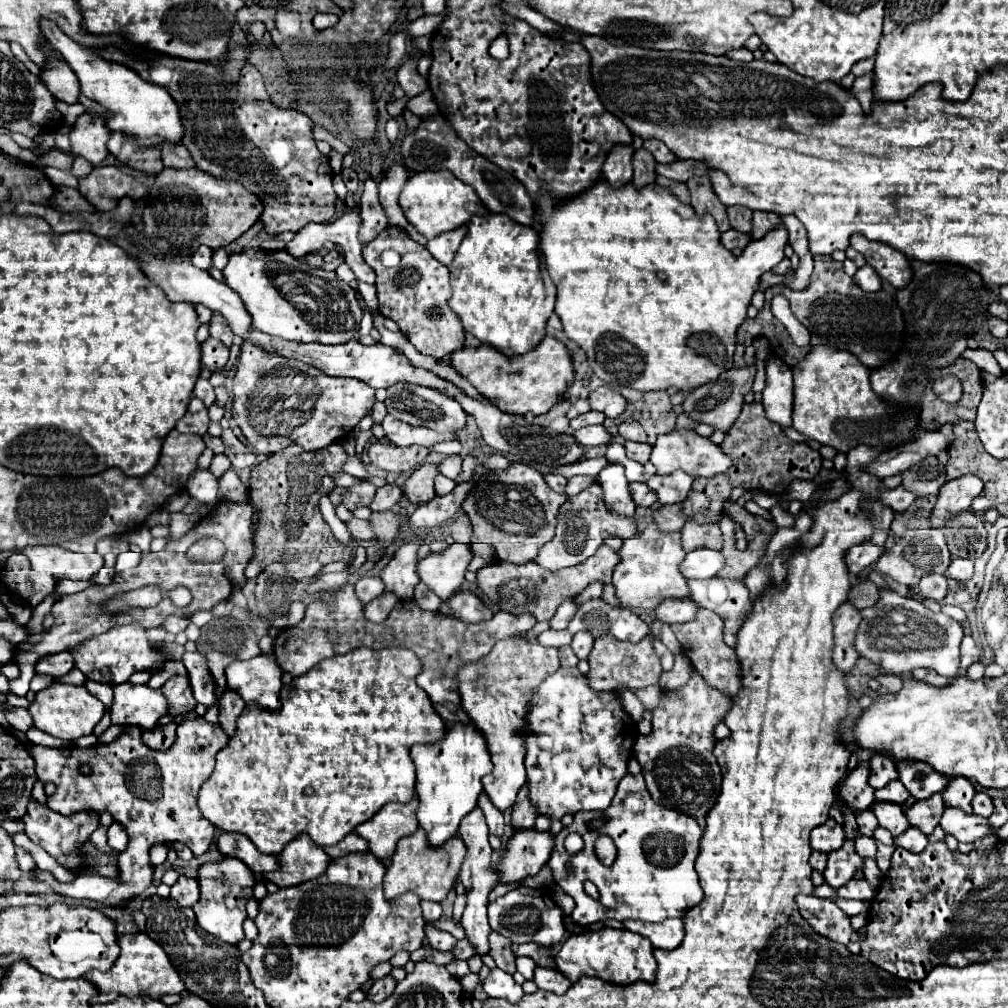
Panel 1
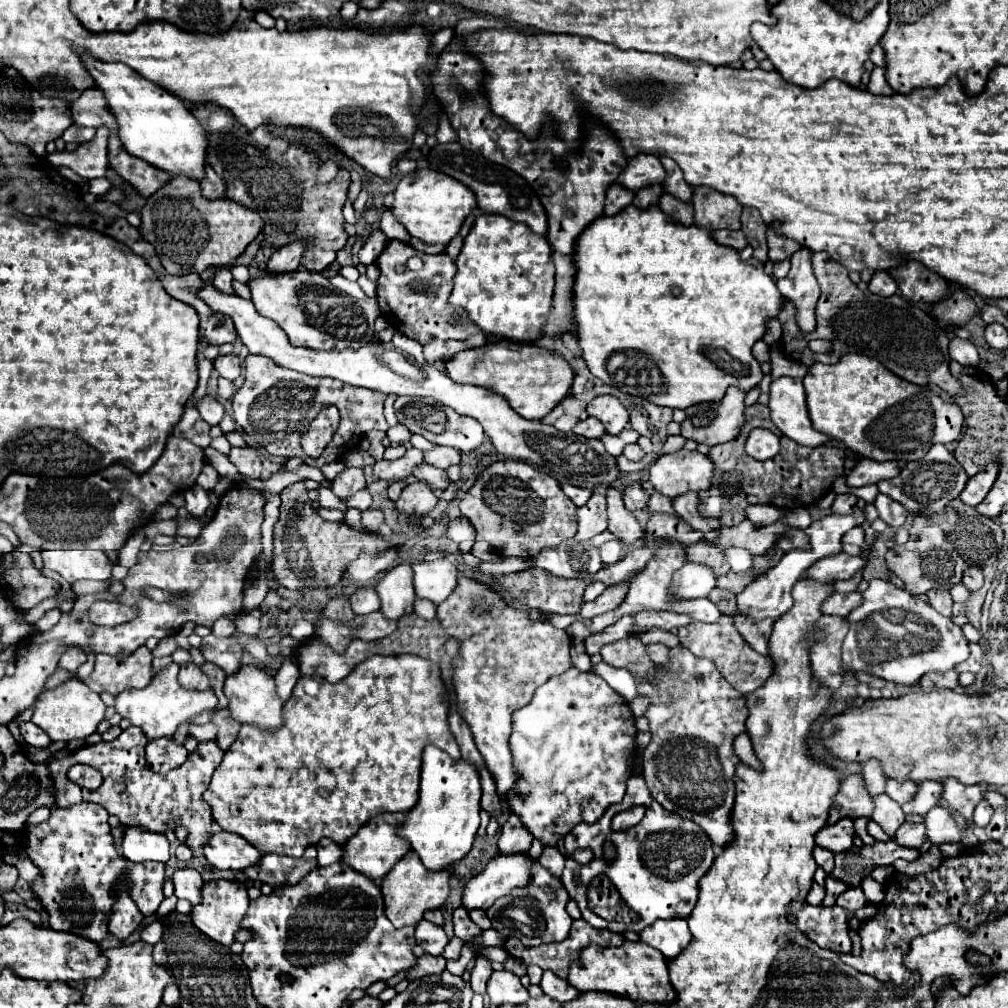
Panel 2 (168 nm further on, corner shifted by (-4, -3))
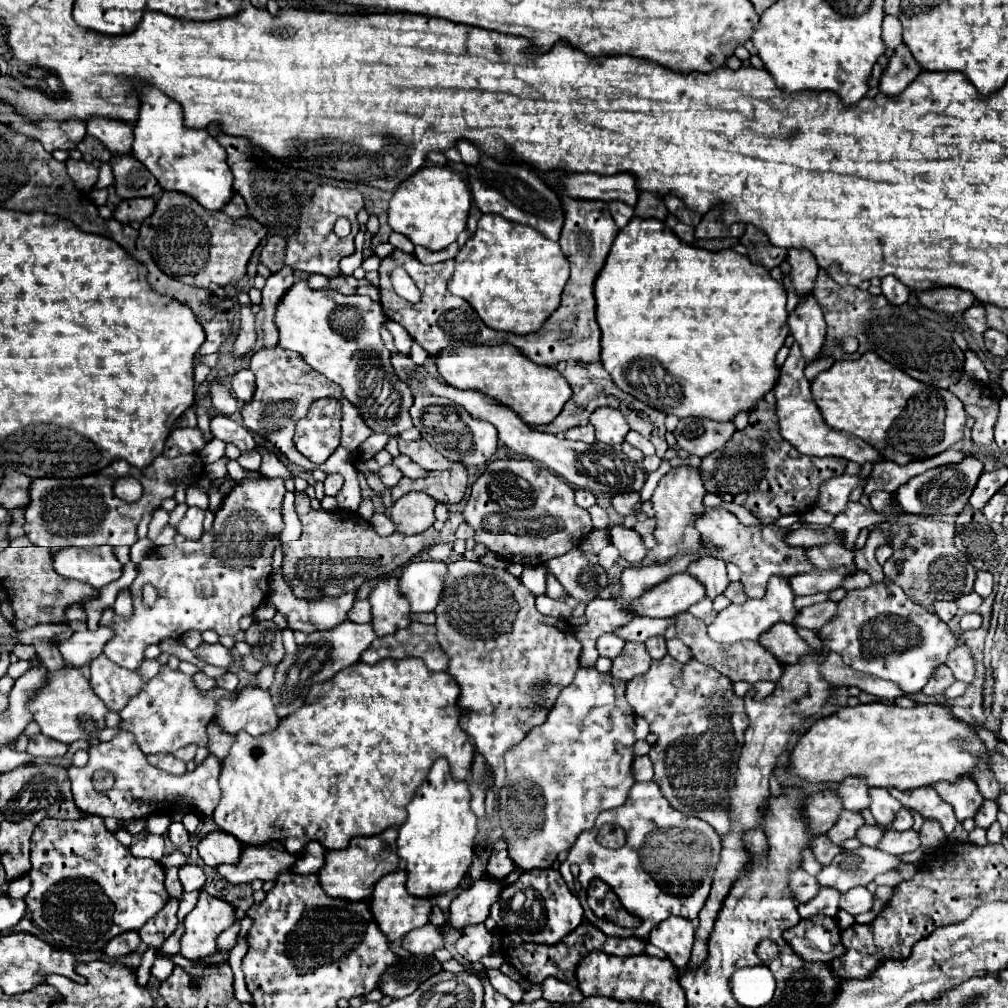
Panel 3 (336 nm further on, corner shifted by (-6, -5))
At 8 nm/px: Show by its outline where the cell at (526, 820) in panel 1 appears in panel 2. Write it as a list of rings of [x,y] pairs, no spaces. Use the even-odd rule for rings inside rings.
[[[509,814],[505,826],[501,828],[501,836],[499,836],[499,850],[503,854],[515,854],[515,852],[527,852],[529,846],[533,842],[533,834],[529,834],[525,830],[525,826],[519,822],[519,818],[515,814]]]

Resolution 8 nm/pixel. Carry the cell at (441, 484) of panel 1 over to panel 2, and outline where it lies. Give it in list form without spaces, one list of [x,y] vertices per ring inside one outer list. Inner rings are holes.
[[[429,464],[419,466],[419,470],[415,470],[413,476],[415,476],[417,480],[423,480],[423,482],[431,484],[433,488],[439,488],[439,490],[445,490],[445,488],[449,486],[449,478],[447,478],[447,474],[445,474],[443,470],[439,470],[439,468],[429,466]]]

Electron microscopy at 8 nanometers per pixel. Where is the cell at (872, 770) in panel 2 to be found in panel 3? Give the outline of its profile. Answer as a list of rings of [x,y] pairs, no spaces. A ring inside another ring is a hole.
[[[853,776],[845,778],[835,792],[847,810],[861,812],[869,806],[869,788],[865,788],[865,780],[857,780]]]

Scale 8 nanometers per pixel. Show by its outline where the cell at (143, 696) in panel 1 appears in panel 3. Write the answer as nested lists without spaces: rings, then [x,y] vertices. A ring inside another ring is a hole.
[[[161,666],[161,672],[147,680],[139,694],[131,696],[121,714],[119,728],[131,732],[135,742],[143,750],[143,754],[157,752],[175,752],[187,744],[205,746],[207,744],[207,724],[213,720],[213,712],[217,712],[219,698],[235,698],[233,692],[225,692],[221,688],[201,692],[191,676],[185,676],[179,670],[171,670],[169,666]]]

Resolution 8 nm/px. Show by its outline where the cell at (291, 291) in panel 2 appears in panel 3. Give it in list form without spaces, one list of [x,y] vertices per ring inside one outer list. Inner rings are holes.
[[[305,278],[297,280],[283,296],[275,316],[281,332],[279,346],[299,352],[313,370],[339,384],[343,396],[359,408],[373,432],[397,438],[401,432],[413,428],[409,416],[413,392],[393,370],[391,352],[383,346],[379,334],[383,320],[385,314],[379,302],[357,294],[343,296],[335,290],[309,290]]]

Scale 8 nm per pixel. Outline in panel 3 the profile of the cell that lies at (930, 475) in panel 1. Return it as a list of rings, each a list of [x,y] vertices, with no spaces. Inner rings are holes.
[[[969,456],[959,464],[949,464],[945,468],[933,468],[931,472],[925,472],[921,476],[911,478],[907,484],[903,484],[897,490],[897,500],[903,508],[903,512],[909,514],[921,514],[921,516],[937,516],[937,514],[961,514],[963,508],[969,502],[969,496],[983,474],[983,462]]]

